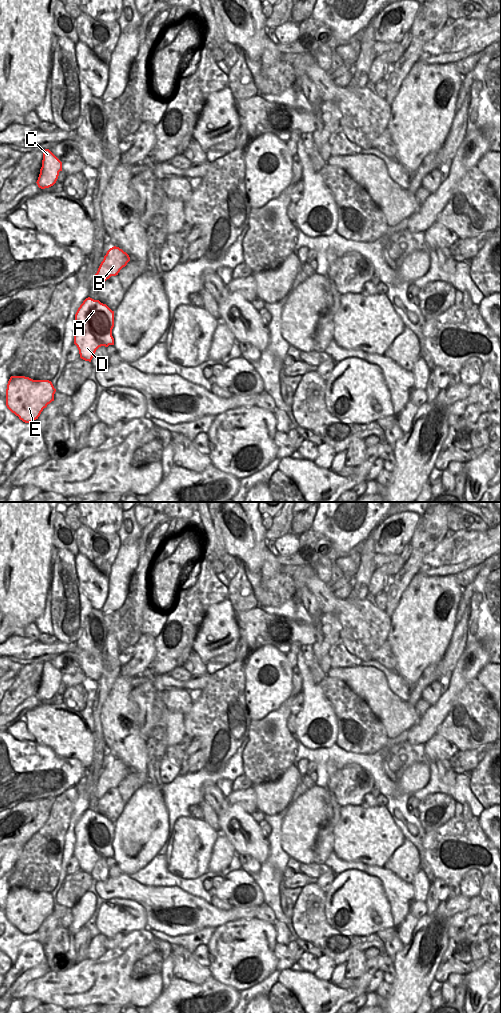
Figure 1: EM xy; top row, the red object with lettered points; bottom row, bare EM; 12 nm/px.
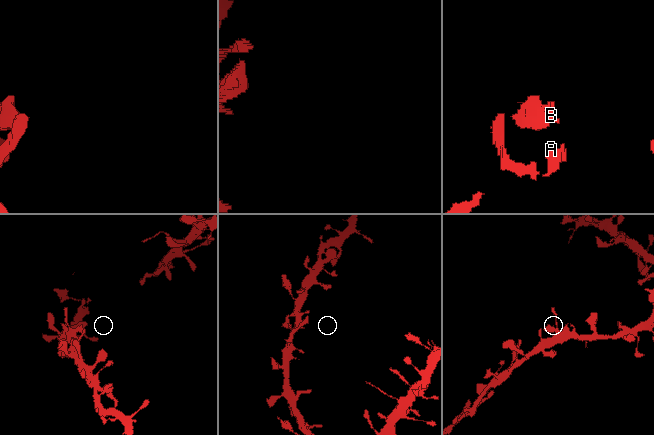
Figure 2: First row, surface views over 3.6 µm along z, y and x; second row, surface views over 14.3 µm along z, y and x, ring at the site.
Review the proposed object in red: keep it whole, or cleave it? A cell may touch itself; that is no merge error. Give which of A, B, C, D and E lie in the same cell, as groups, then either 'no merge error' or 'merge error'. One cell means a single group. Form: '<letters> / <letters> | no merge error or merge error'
A B C D E | no merge error

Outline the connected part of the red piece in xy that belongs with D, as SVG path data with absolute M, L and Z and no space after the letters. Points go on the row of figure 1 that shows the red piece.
M86 298L75 314L74 344L80 358L91 362L99 347L114 345L113 327L114 311L99 300Z

